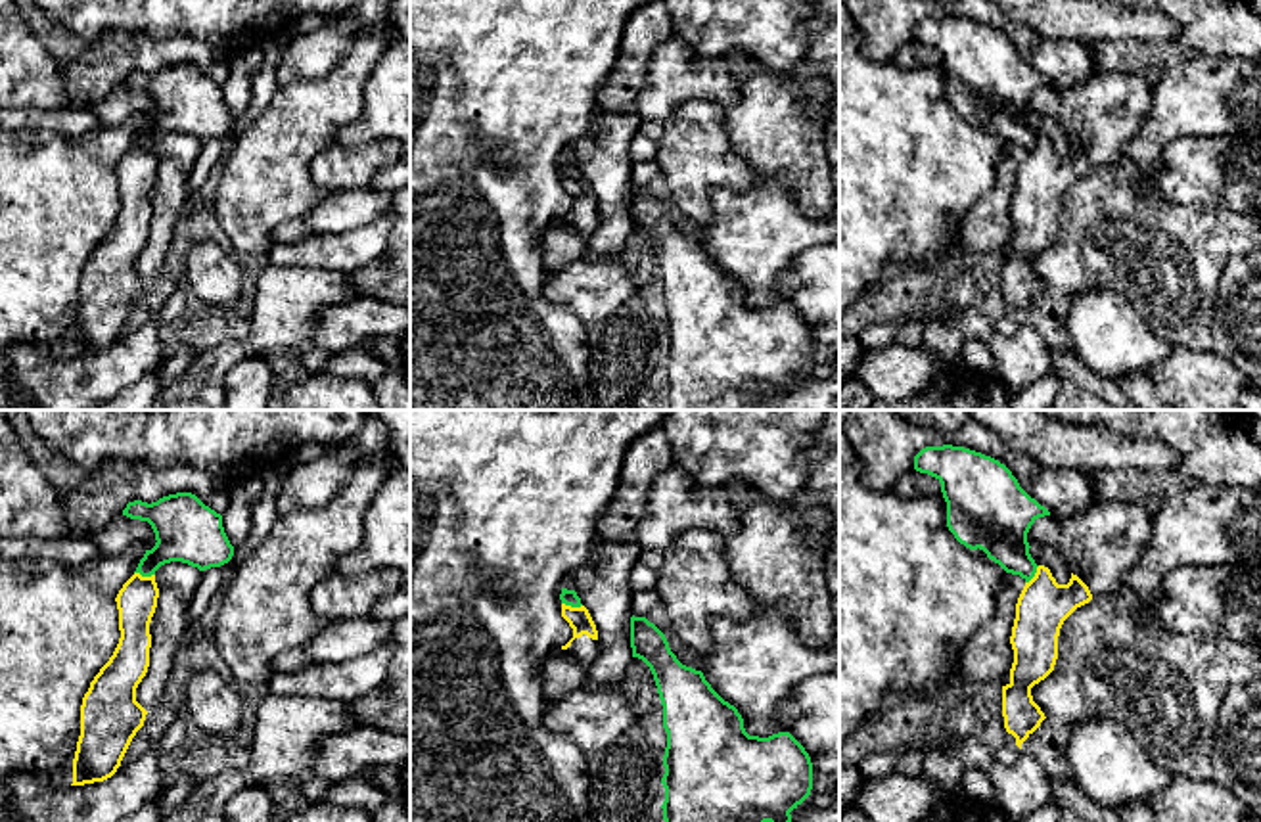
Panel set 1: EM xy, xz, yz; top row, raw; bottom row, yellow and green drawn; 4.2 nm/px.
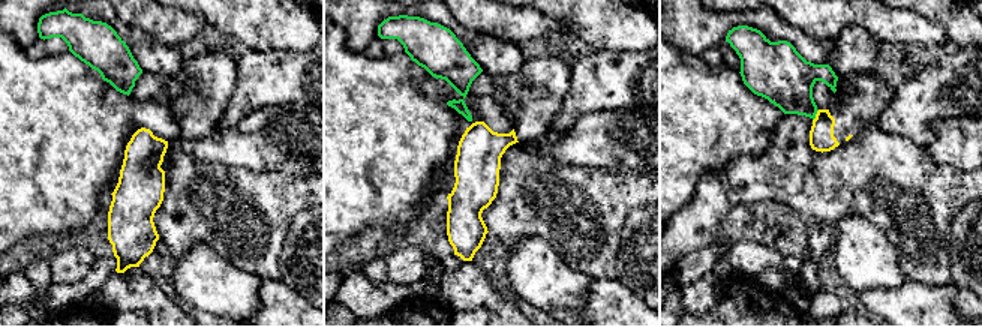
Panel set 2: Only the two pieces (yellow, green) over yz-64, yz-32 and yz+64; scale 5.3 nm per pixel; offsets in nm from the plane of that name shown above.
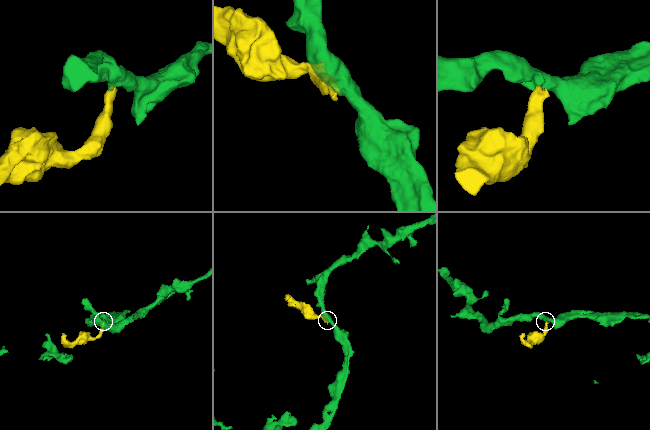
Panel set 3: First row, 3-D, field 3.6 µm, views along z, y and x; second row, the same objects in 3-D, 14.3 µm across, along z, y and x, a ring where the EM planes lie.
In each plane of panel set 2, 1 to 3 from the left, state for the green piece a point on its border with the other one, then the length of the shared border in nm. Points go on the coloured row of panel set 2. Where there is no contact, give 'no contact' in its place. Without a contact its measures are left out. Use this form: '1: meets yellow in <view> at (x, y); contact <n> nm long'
1: no contact
2: no contact
3: meets yellow in yz+64 at (816, 116); contact 70 nm long

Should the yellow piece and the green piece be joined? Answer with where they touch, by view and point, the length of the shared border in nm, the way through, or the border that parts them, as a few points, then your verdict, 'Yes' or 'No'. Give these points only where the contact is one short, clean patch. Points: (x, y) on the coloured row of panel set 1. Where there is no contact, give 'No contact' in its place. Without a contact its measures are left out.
Touches yellow at xy (144, 577). Shared border 90 nm. Boundary: xy (135, 571), (154, 575). No

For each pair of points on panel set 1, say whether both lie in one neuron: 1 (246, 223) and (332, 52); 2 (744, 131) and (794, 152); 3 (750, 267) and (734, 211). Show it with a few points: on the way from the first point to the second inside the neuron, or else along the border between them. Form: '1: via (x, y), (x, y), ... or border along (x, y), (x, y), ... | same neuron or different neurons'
1: border along (351, 45), (324, 75), (278, 87) | different neurons
2: via (756, 131), (771, 131), (782, 140) | same neuron
3: via (750, 253), (750, 234), (742, 225) | same neuron

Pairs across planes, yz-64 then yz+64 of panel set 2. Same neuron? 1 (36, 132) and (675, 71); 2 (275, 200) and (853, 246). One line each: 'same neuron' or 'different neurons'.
1: same neuron
2: different neurons

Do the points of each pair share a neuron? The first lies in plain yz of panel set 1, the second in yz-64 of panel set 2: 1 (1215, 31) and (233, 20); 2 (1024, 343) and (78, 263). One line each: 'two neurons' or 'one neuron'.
1: one neuron
2: two neurons

